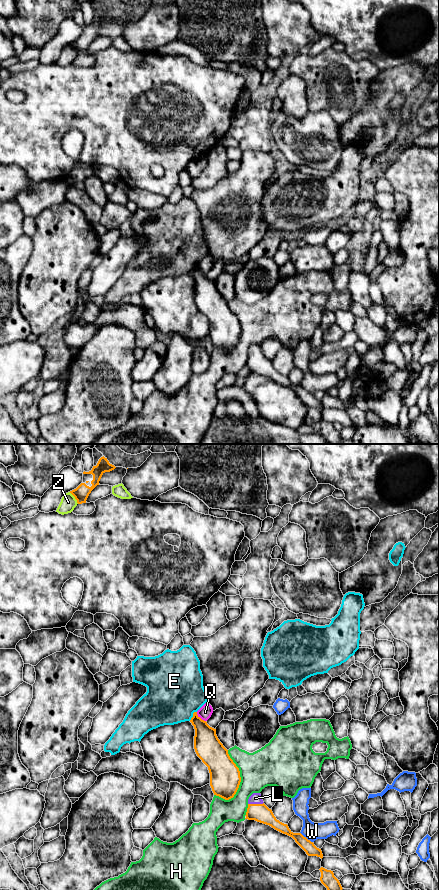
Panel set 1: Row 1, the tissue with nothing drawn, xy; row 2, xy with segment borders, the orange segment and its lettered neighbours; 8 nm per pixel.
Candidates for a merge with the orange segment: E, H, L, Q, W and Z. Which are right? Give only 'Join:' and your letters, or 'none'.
Join: L

